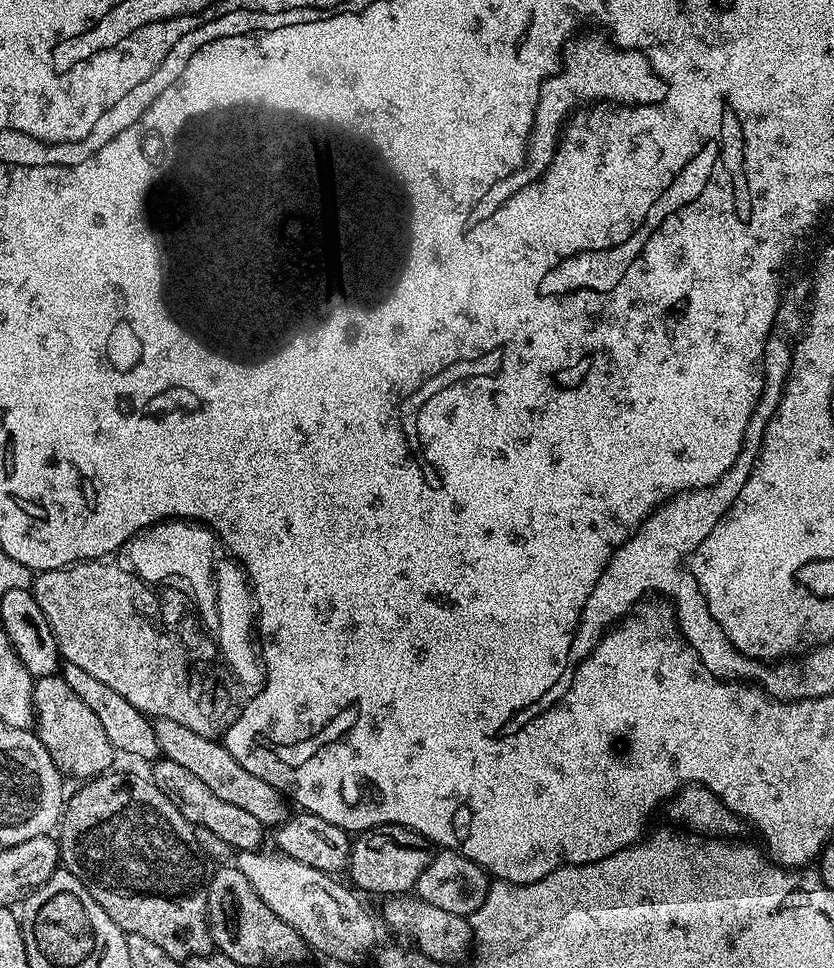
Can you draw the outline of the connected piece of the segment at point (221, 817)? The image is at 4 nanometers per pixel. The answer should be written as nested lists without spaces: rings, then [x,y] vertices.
[[[160,758],[151,768],[152,783],[170,798],[170,802],[174,802],[174,806],[178,806],[182,818],[186,818],[193,826],[218,834],[218,838],[222,838],[222,842],[229,844],[233,850],[255,852],[261,847],[260,839],[263,838],[265,829],[258,822],[258,818],[250,814],[250,810],[242,810],[242,806],[234,806],[230,802],[225,802],[223,798],[218,798],[218,794],[214,794],[214,790],[206,786],[206,782],[201,782],[197,776],[190,774],[186,766],[178,766],[178,762]]]

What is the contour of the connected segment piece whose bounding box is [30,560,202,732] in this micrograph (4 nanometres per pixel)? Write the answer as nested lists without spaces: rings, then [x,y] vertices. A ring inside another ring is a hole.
[[[85,560],[78,564],[69,564],[66,568],[55,568],[49,572],[39,573],[32,581],[30,589],[38,606],[42,606],[42,614],[46,614],[46,622],[50,622],[50,630],[54,630],[56,644],[60,647],[61,657],[67,663],[74,666],[82,666],[86,674],[98,678],[98,682],[106,682],[110,690],[122,694],[130,706],[134,706],[149,718],[159,718],[178,722],[196,732],[196,726],[200,726],[202,718],[196,710],[196,704],[190,696],[166,696],[166,688],[162,688],[162,680],[152,684],[152,678],[164,676],[160,670],[152,668],[152,630],[148,622],[144,620],[144,614],[140,616],[140,610],[144,610],[140,602],[136,600],[153,600],[151,593],[132,580],[126,570],[118,565],[104,560]]]

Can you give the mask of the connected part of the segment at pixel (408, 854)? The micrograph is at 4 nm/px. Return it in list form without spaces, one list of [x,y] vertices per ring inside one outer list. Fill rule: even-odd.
[[[383,824],[352,840],[346,876],[351,887],[361,893],[377,892],[380,898],[408,894],[415,889],[422,870],[430,866],[433,855],[433,845],[422,834],[397,824]]]

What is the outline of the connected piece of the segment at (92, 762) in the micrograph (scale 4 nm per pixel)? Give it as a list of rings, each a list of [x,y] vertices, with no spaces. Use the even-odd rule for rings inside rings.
[[[63,675],[41,676],[33,683],[32,711],[36,737],[46,746],[46,754],[50,754],[61,776],[87,782],[104,775],[115,765],[112,763],[118,759],[118,753],[110,738],[106,738],[101,720],[70,686],[66,686]]]

